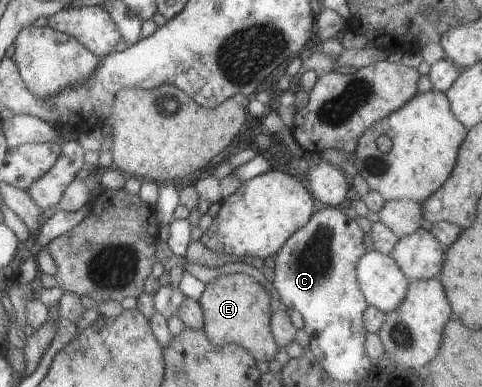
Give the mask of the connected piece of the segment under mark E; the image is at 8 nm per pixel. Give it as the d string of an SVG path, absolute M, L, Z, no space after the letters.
M245 273L220 275L206 284L199 300L204 312L205 334L217 346L235 343L246 348L257 362L275 359L279 348L274 339L270 318L272 296L262 284L262 279Z

